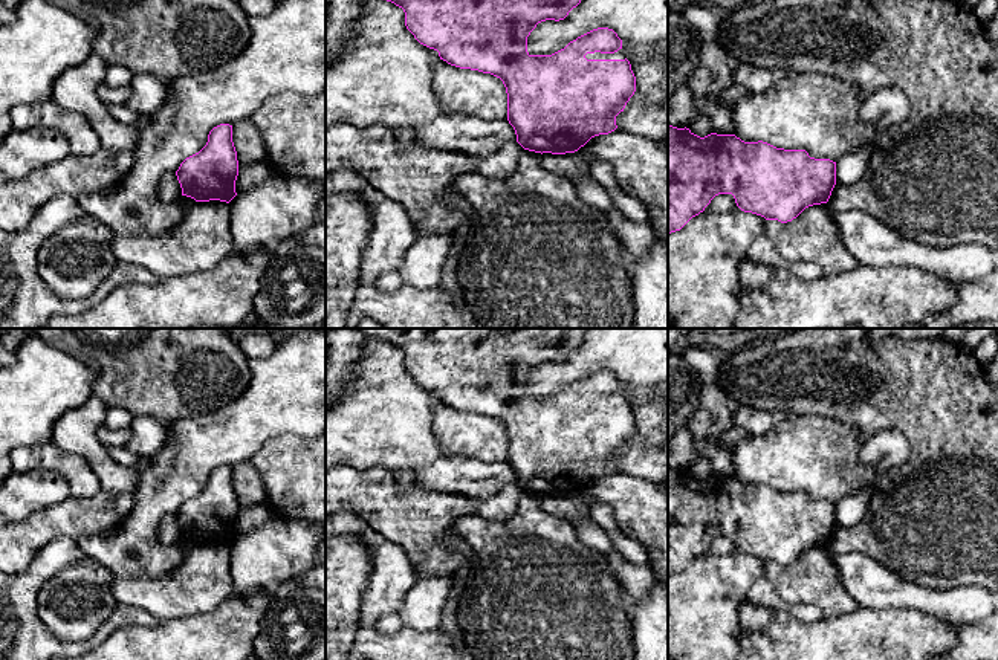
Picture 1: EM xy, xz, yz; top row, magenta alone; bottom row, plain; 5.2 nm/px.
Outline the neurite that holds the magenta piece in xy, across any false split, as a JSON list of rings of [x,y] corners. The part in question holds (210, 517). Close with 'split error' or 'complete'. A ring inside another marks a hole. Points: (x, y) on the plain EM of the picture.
[[[220,466],[208,477],[206,487],[186,500],[176,513],[182,538],[196,544],[220,542],[229,545],[235,538],[238,518],[232,468]]]; complete

